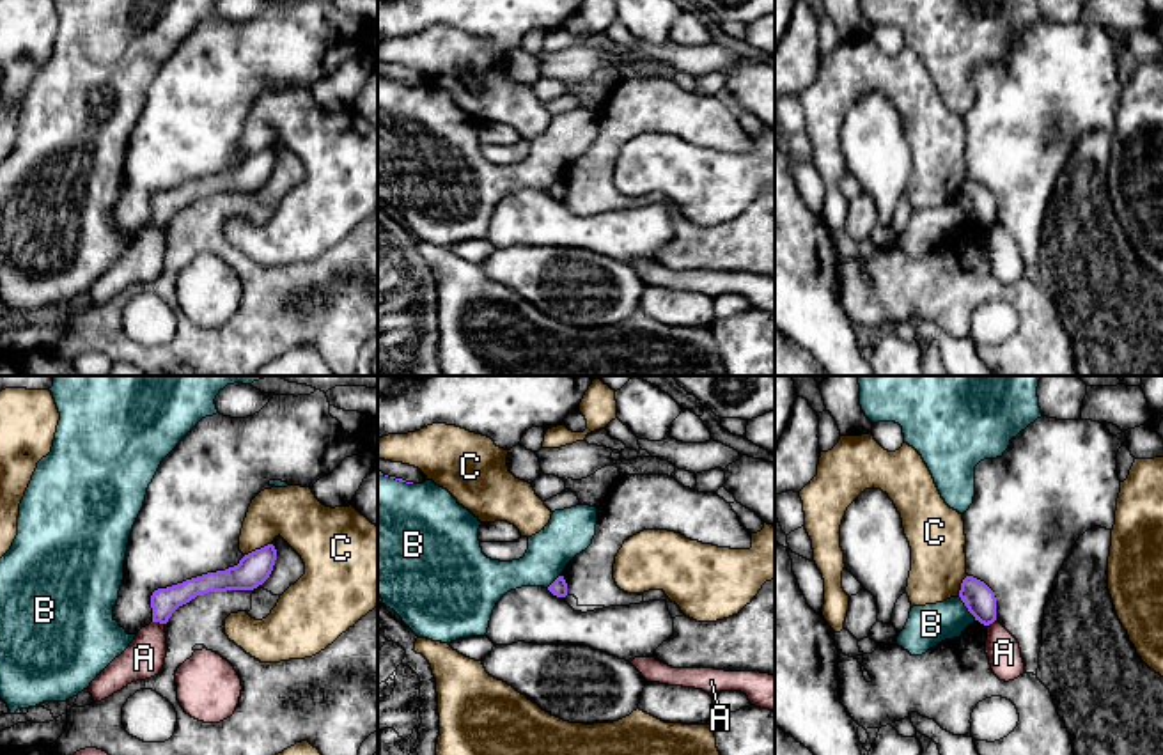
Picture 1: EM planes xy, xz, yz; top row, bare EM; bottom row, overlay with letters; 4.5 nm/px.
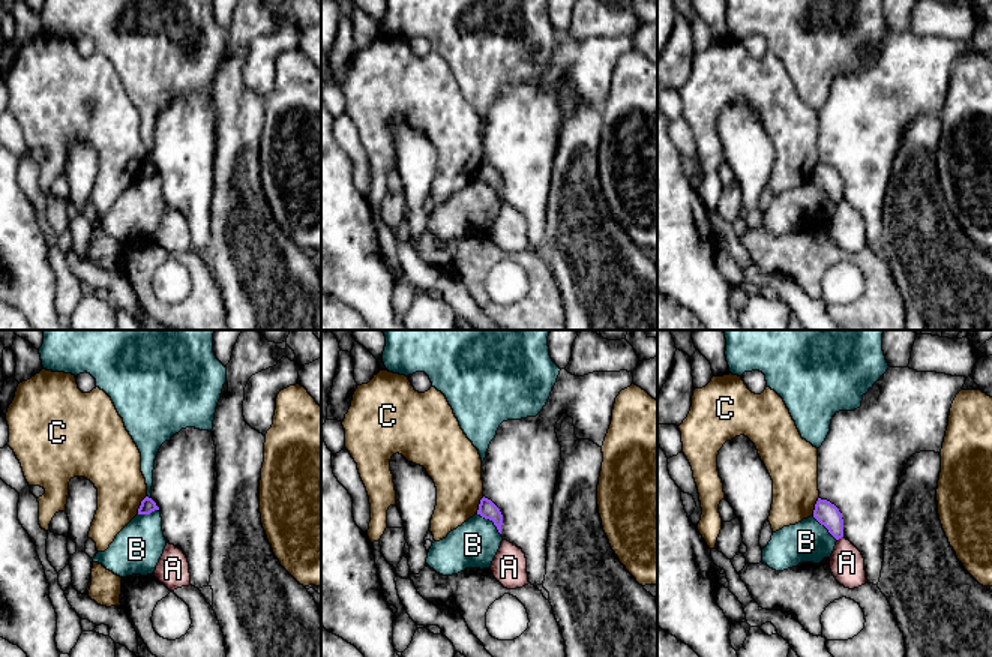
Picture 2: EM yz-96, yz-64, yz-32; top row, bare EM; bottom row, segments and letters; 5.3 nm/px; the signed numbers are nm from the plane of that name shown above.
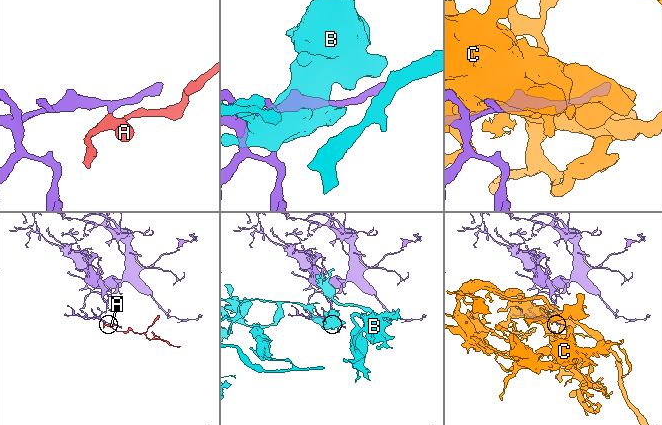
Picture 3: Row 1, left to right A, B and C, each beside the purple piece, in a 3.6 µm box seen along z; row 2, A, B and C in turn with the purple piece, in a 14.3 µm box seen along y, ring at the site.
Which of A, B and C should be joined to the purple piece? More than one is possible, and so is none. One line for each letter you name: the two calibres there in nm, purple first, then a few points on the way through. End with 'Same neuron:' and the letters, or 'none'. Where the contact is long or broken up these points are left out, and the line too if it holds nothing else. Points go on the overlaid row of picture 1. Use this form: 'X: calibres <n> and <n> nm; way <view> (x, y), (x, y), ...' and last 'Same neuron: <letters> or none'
Same neuron: none

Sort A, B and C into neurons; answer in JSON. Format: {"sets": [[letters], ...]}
{"sets": [["A"], ["B"], ["C"]]}

